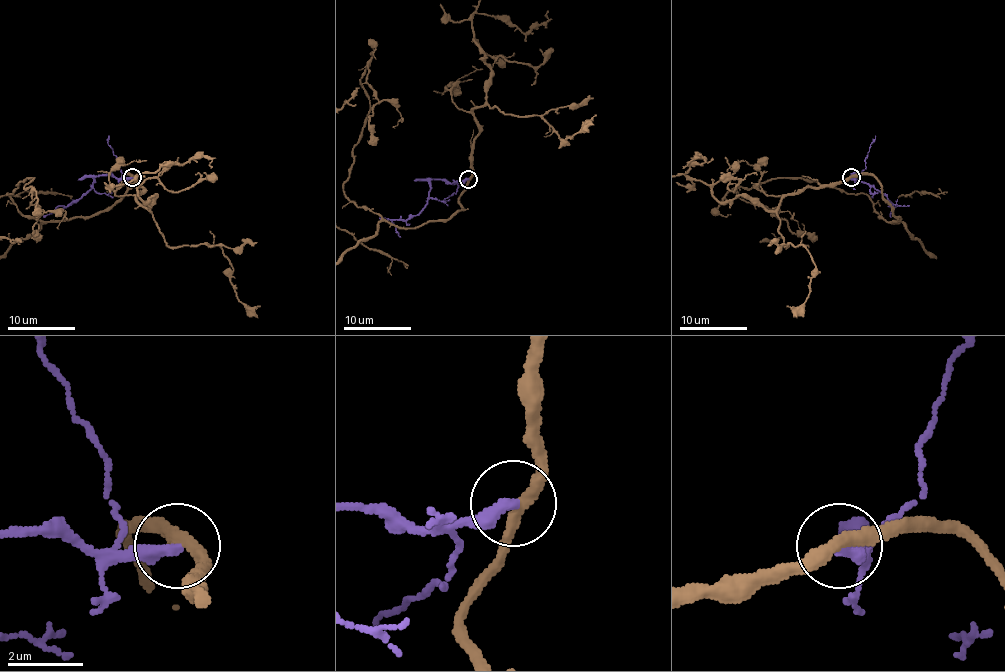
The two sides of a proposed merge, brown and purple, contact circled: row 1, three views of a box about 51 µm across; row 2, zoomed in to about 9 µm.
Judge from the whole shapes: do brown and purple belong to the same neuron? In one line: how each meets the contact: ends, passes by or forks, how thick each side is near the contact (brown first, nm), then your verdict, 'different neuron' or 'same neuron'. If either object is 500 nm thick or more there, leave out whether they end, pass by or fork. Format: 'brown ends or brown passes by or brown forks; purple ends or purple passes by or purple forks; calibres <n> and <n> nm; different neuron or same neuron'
brown passes by; purple ends; calibres 320 and 340 nm; different neuron

